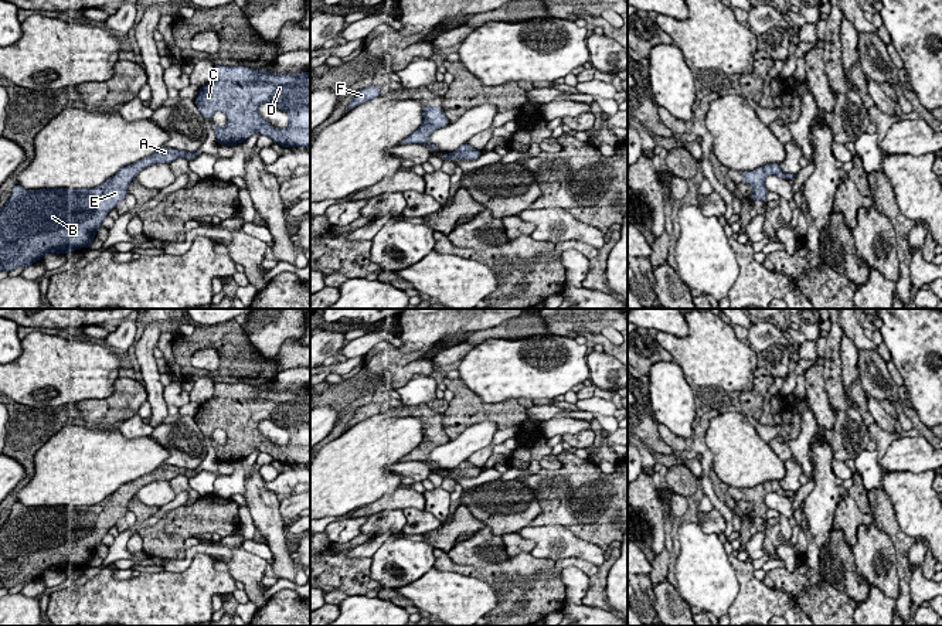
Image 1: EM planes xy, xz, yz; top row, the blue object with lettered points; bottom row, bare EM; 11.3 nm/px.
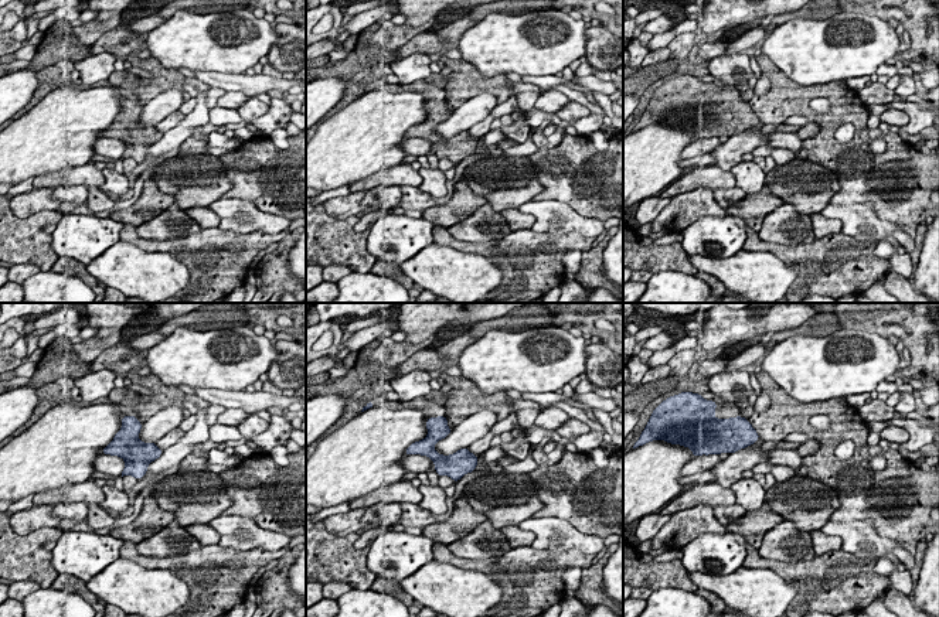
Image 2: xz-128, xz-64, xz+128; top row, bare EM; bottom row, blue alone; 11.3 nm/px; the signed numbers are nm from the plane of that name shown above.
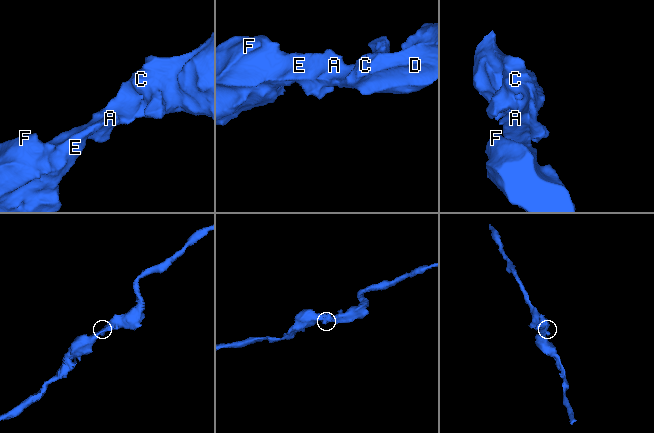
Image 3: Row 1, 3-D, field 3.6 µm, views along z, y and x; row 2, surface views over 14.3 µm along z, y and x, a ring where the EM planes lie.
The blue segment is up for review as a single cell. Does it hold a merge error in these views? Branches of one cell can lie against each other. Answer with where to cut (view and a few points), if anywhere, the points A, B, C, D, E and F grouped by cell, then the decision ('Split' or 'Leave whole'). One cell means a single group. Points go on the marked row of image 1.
No split. Groups: A B C D E F. Leave whole

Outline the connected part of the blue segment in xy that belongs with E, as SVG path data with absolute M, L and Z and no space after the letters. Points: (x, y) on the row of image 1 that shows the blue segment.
M163 146L152 156L120 169L93 188L27 190L16 184L7 204L0 208L0 272L10 272L21 265L27 268L47 254L71 254L75 249L91 248L96 229L102 227L102 221L116 204L126 198L127 186L143 169L171 163L178 157L190 161L198 154L200 150L187 153Z

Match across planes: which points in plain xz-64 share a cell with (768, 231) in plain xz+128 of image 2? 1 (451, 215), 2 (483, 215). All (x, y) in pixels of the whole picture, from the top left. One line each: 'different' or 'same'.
1: different
2: same

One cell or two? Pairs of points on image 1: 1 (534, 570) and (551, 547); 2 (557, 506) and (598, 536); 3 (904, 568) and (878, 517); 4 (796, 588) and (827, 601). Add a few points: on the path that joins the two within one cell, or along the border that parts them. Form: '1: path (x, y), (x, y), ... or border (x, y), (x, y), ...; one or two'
1: border (529, 553), (536, 557), (565, 558); two
2: path (567, 509), (588, 526); one
3: path (901, 555), (901, 541), (891, 530); one
4: path (803, 594), (810, 601), (820, 601); one

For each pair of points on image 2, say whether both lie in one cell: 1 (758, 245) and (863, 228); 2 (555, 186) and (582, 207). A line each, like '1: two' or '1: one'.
1: two
2: one

